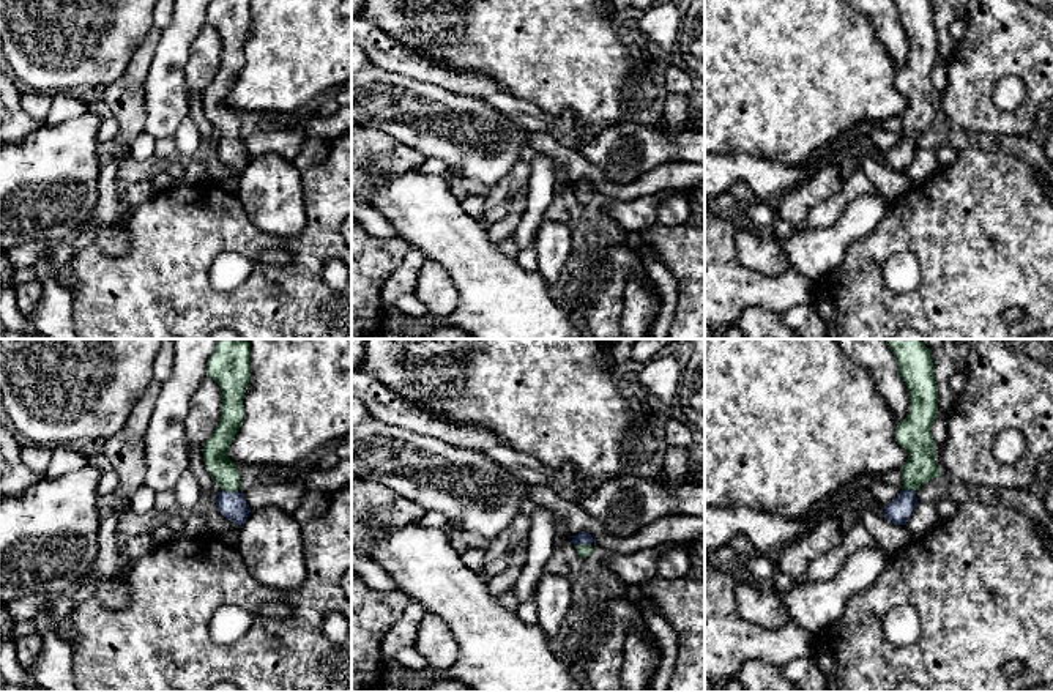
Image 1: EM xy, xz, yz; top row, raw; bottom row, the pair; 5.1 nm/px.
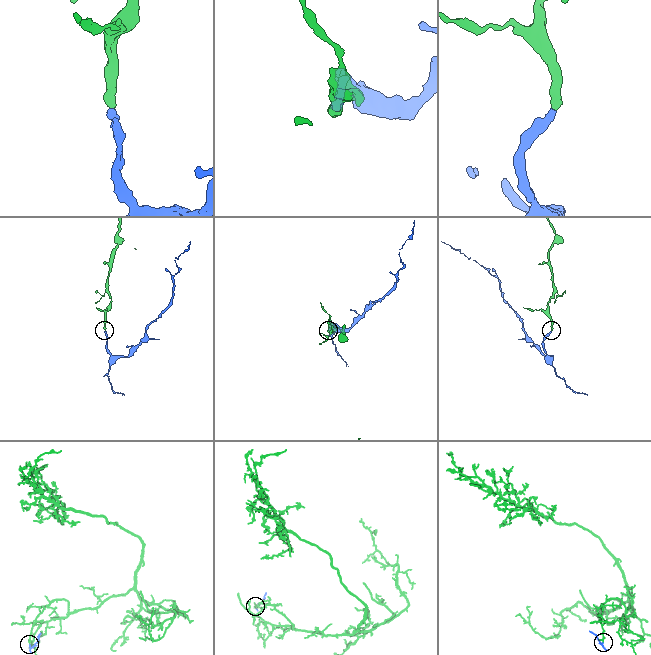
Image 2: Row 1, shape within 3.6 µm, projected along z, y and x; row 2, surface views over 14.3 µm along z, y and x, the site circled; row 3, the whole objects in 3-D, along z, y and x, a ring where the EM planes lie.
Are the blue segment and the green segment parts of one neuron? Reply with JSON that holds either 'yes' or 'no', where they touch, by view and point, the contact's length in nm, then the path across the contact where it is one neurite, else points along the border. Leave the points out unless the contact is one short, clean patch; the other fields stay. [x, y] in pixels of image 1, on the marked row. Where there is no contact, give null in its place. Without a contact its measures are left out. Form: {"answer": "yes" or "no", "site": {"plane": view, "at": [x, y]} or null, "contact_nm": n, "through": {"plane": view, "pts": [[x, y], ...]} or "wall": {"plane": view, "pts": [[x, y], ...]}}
{"answer": "yes", "site": {"plane": "xy", "at": [229, 492]}, "contact_nm": 90, "through": {"plane": "xy", "pts": [[232, 505], [229, 492], [229, 479], [223, 470]]}}

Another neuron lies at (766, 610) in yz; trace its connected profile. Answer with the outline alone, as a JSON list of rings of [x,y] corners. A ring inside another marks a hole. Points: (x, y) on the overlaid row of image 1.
[[[749,579],[736,582],[735,597],[739,615],[758,627],[777,631],[793,621],[788,607],[777,594],[761,591]]]

